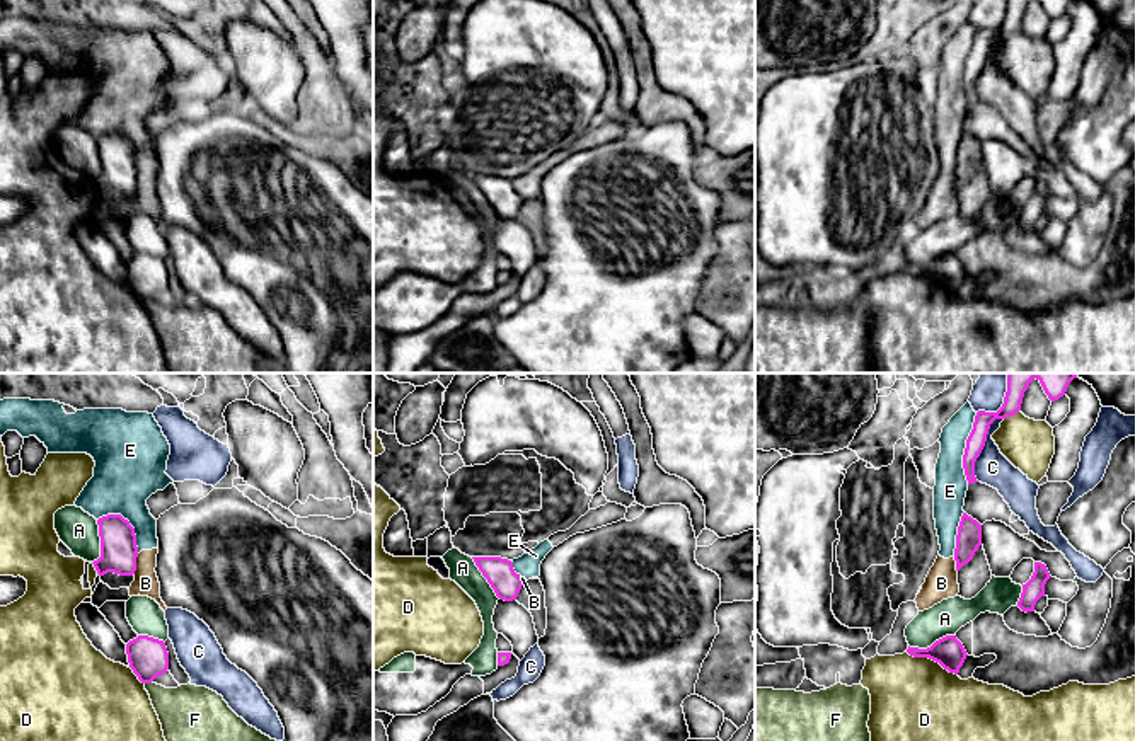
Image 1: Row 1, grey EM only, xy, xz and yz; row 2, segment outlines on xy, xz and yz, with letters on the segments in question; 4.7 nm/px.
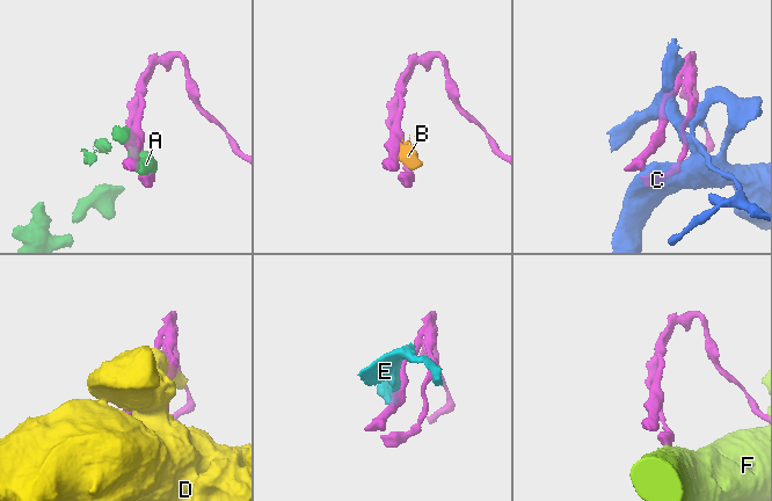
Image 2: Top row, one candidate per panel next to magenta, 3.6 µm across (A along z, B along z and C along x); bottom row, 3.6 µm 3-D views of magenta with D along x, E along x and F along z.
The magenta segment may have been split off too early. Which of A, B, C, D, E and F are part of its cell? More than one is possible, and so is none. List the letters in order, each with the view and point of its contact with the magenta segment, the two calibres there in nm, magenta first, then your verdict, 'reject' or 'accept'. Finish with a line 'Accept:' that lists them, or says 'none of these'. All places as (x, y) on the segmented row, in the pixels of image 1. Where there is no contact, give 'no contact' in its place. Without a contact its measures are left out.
A: contact yz (933, 644); calibres 140 and 160 nm; reject
B: contact xy (135, 564); calibres 180 and 120 nm; reject
C: contact yz (984, 445); calibres 90 and 160 nm; reject
D: contact yz (933, 660); calibres 140 and 400 nm; reject
E: contact yz (965, 448); calibres 90 and 160 nm; reject
F: contact xy (149, 682); calibres 190 and 260 nm; reject
Accept: none of these

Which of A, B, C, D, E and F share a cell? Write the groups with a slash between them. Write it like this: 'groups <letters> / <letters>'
groups A / B E / C / D / F

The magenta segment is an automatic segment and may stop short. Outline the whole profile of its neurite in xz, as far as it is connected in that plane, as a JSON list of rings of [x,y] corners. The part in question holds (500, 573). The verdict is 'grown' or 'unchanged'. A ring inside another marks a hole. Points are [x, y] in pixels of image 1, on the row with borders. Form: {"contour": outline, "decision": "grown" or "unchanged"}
{"contour": [[[501,557],[472,559],[499,600],[516,600],[525,581],[515,572],[511,560]]], "decision": "unchanged"}

